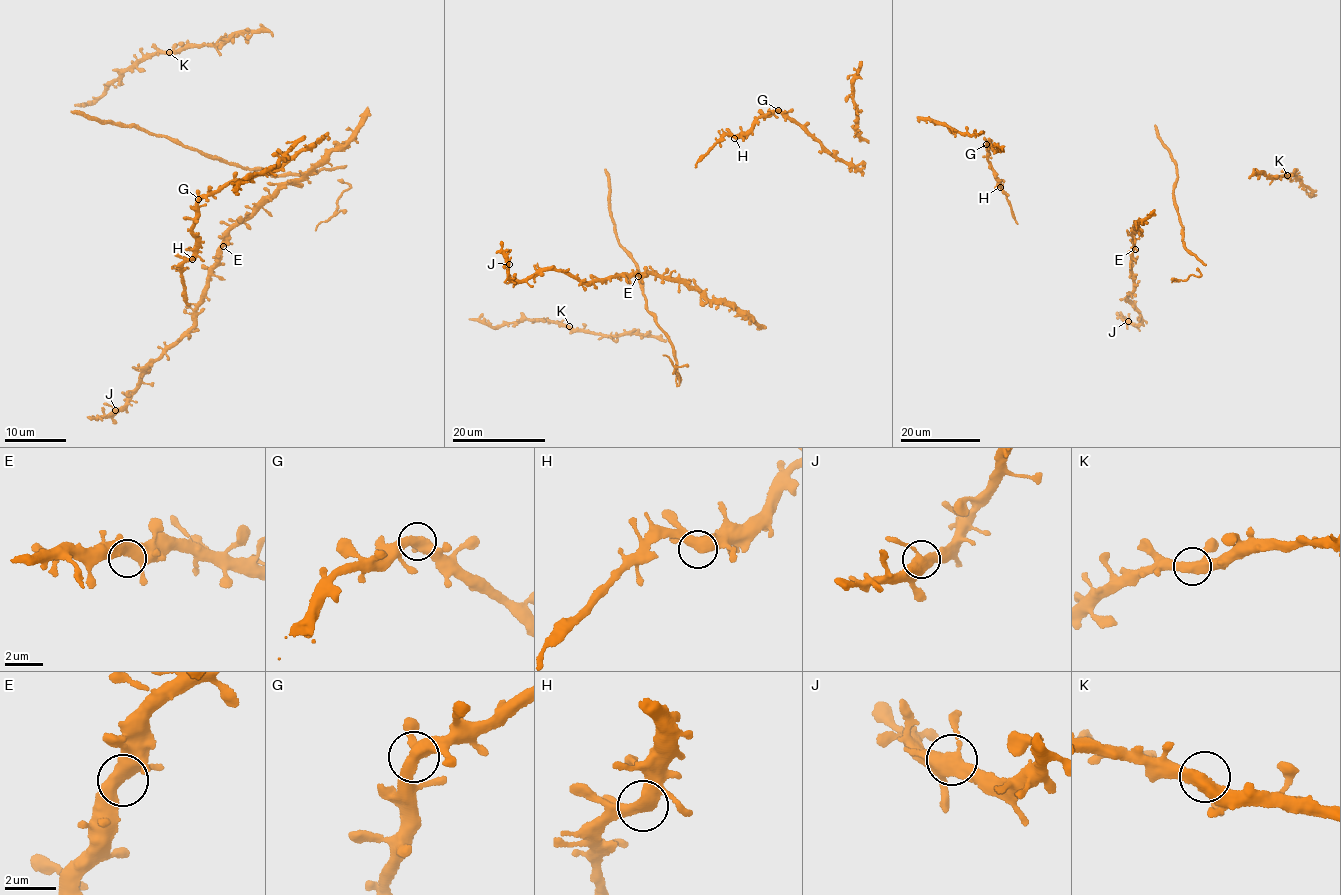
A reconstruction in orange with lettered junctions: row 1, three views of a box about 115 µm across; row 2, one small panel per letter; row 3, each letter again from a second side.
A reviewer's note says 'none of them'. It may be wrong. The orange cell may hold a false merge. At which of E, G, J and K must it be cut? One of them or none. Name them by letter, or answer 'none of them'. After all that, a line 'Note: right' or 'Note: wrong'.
none of them
Note: right

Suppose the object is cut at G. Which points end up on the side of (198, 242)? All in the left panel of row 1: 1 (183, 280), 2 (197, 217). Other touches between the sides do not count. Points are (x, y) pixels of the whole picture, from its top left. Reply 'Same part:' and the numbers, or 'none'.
Same part: 1, 2

